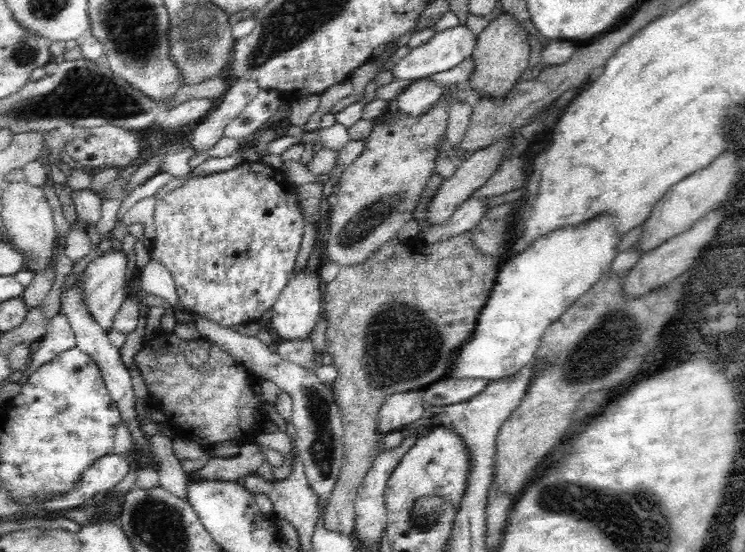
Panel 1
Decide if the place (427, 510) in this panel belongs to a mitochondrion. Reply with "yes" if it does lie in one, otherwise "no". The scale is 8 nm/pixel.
yes

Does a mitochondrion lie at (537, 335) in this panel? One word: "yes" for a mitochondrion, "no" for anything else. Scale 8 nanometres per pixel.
no

